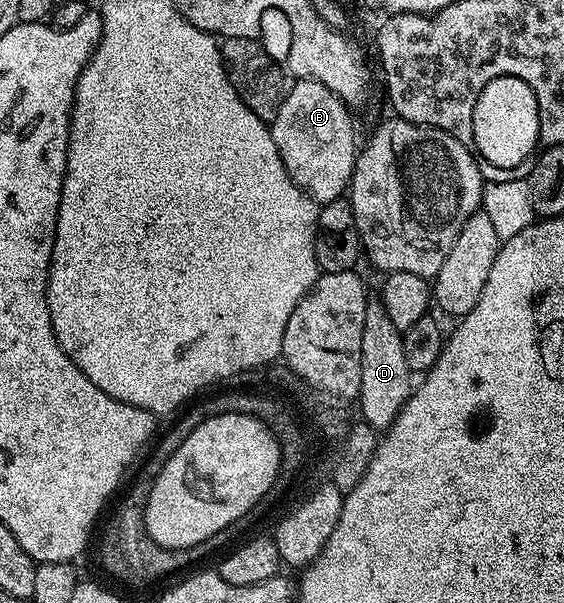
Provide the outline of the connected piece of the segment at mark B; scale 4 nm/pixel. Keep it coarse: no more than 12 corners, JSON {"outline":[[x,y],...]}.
{"outline":[[295,80],[270,134],[319,206],[354,177],[351,110]]}

